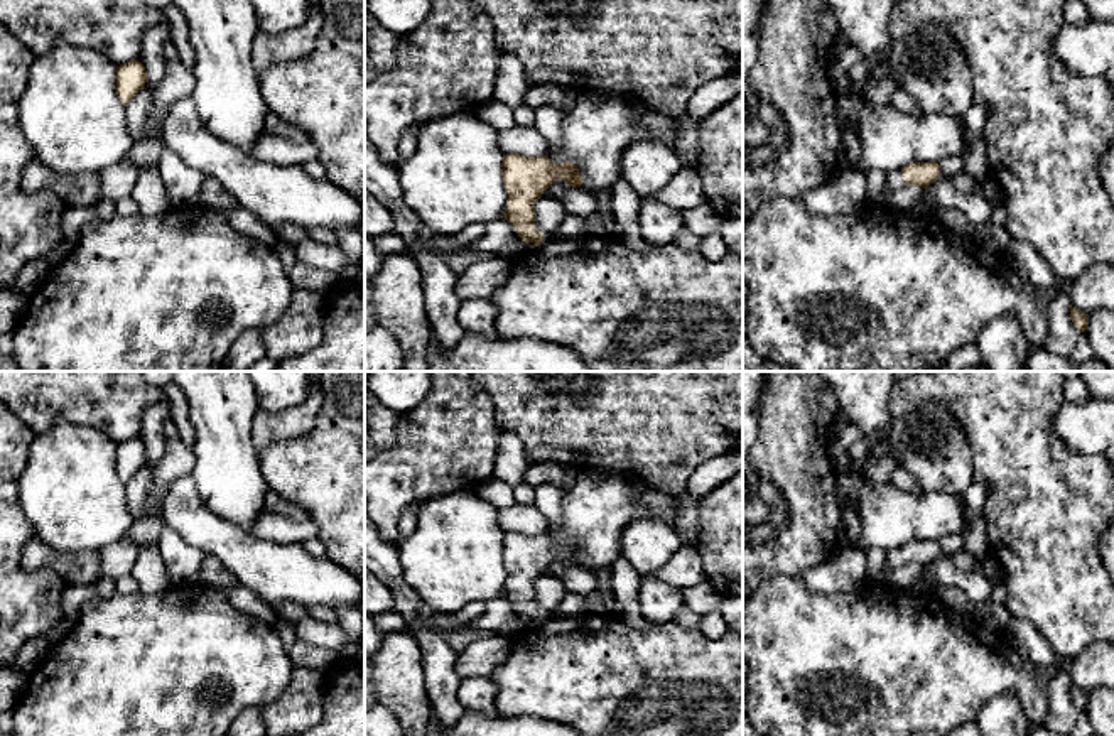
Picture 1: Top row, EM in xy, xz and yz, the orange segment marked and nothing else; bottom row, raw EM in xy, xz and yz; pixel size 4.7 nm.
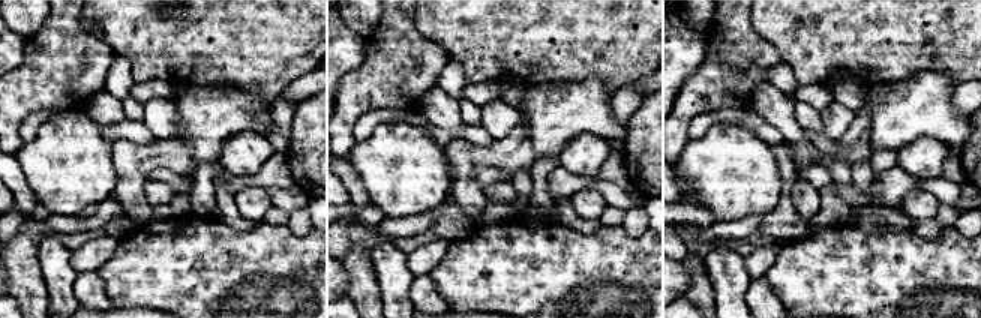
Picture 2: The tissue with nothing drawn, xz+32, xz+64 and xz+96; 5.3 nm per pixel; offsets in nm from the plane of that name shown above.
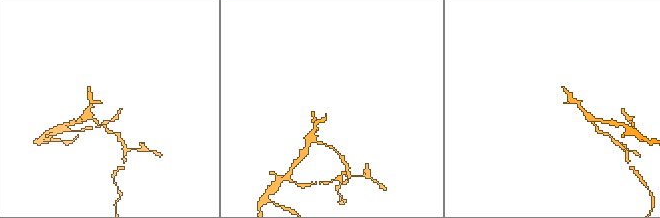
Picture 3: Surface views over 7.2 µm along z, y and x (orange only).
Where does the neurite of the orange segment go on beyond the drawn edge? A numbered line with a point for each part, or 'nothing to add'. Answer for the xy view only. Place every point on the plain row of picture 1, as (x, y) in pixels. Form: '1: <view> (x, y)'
nothing to add

